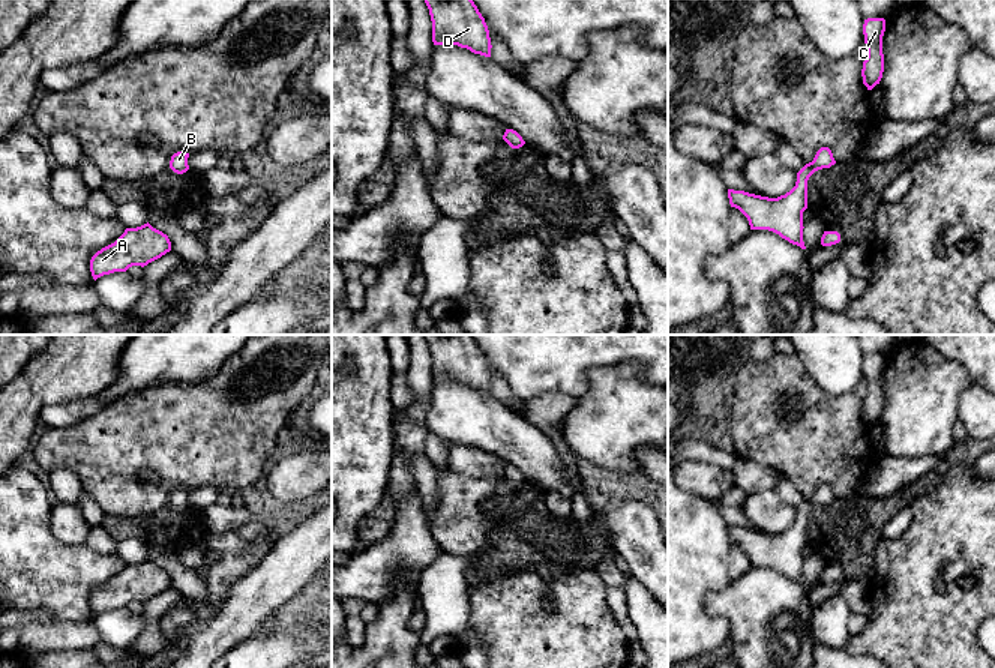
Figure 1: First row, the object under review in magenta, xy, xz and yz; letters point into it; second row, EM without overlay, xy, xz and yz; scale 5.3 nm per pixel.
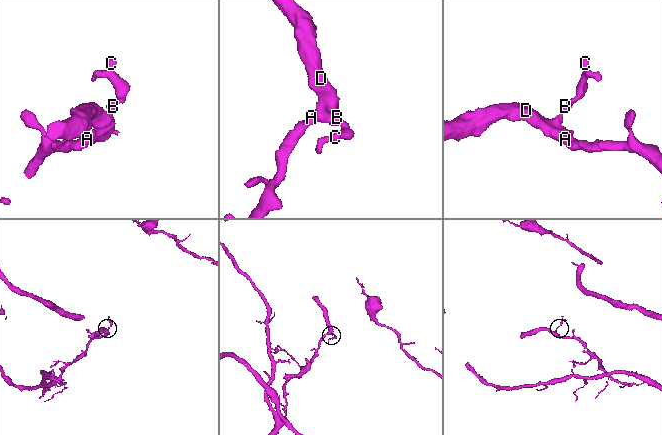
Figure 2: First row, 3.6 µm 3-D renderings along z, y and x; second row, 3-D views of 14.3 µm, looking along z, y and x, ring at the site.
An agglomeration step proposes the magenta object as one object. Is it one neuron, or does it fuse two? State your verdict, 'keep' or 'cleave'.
keep

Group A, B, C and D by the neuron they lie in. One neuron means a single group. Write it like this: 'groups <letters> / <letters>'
groups A B C D

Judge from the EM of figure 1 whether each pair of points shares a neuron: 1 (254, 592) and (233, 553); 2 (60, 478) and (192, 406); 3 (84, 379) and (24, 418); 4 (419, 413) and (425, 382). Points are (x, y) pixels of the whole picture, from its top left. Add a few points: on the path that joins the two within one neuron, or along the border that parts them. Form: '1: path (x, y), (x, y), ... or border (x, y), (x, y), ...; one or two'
1: border (269, 548), (222, 601); two
2: border (50, 472), (69, 469), (84, 491); two
3: path (68, 379), (59, 379), (36, 401); one
4: path (417, 406), (419, 389); one

